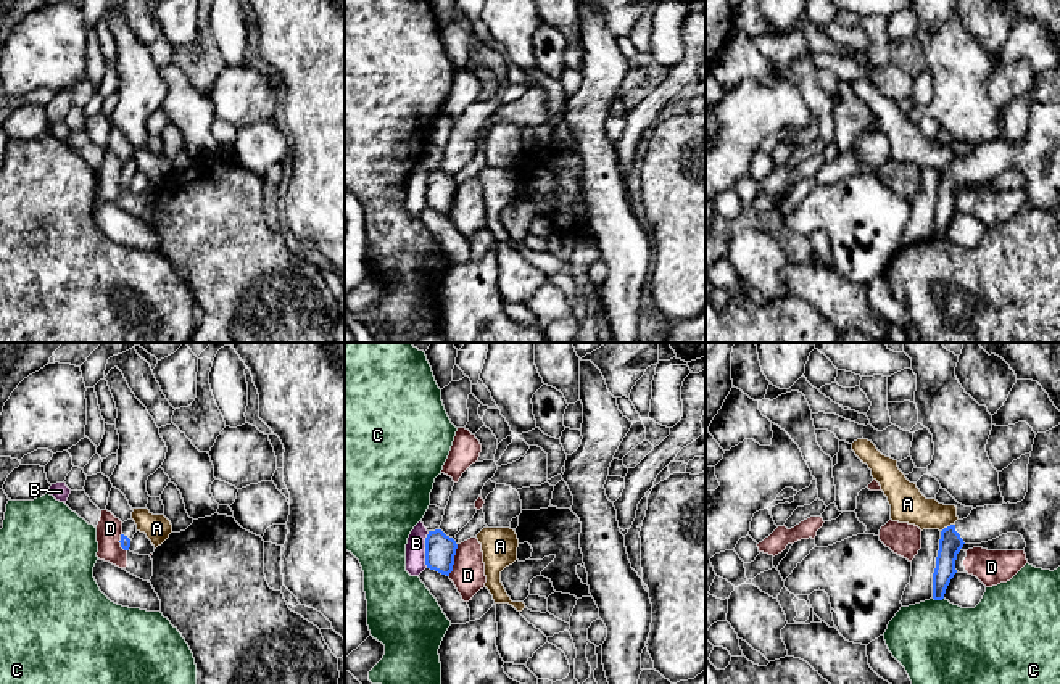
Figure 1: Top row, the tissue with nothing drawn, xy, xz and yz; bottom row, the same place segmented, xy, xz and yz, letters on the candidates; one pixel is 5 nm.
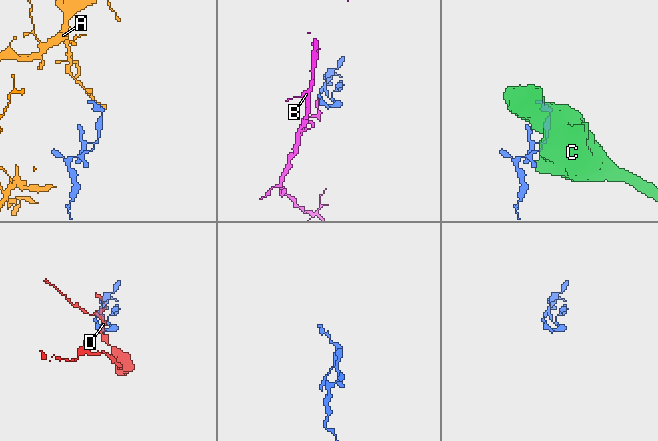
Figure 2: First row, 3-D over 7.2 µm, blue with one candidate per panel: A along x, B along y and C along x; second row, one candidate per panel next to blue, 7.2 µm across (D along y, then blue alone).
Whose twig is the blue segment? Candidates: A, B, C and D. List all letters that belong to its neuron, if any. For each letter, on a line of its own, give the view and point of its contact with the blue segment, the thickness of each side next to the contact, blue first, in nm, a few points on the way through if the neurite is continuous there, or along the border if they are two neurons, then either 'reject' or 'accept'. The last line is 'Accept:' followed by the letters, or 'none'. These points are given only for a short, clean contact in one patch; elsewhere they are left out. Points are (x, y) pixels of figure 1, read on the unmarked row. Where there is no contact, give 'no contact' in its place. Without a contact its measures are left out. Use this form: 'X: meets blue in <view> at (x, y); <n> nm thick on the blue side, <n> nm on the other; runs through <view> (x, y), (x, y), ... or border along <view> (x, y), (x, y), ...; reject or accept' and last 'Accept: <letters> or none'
A: meets blue in yz at (948, 166); 120 nm thick on the blue side, 180 nm on the other; border along yz (954, 163), (941, 171); reject
B: meets blue in xz at (426, 189); 160 nm thick on the blue side, 100 nm on the other; border along xz (429, 171), (426, 177), (426, 206); reject
C: meets blue in yz at (938, 238); 100 nm thick on the blue side, 440 nm on the other; reject
D: meets blue in xz at (453, 200); 160 nm thick on the blue side, 160 nm on the other; border along xz (458, 184), (453, 210), (448, 214); reject
Accept: none

